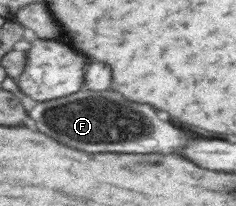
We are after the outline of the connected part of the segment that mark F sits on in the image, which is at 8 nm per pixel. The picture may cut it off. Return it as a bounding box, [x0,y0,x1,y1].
[27,89,192,154]

